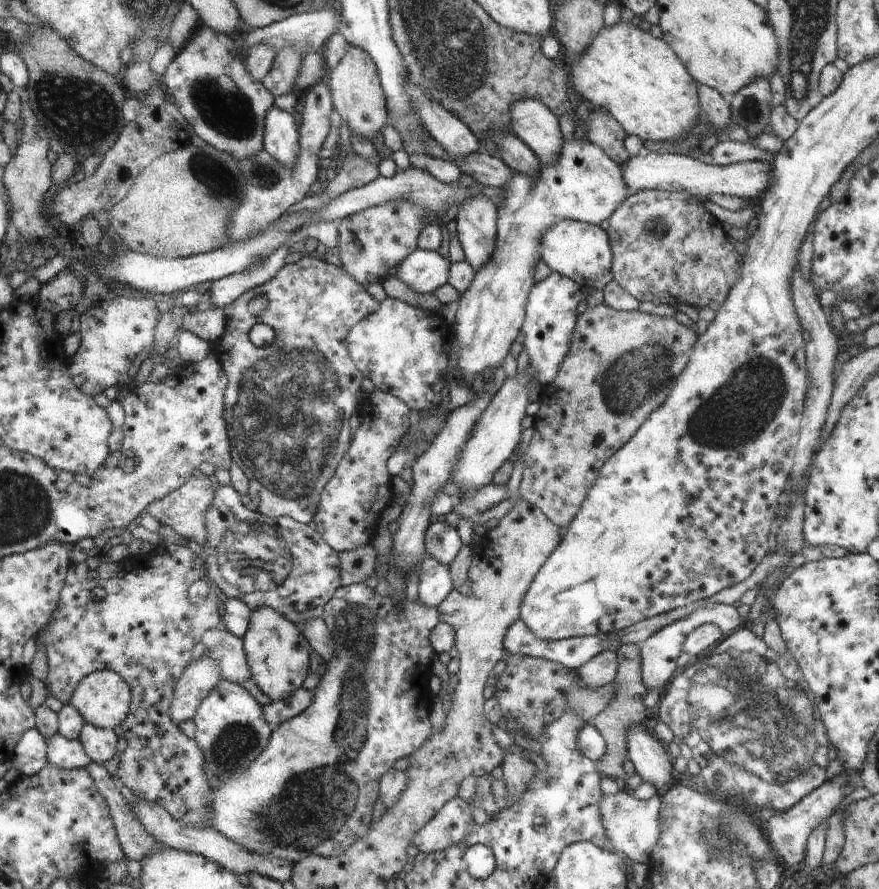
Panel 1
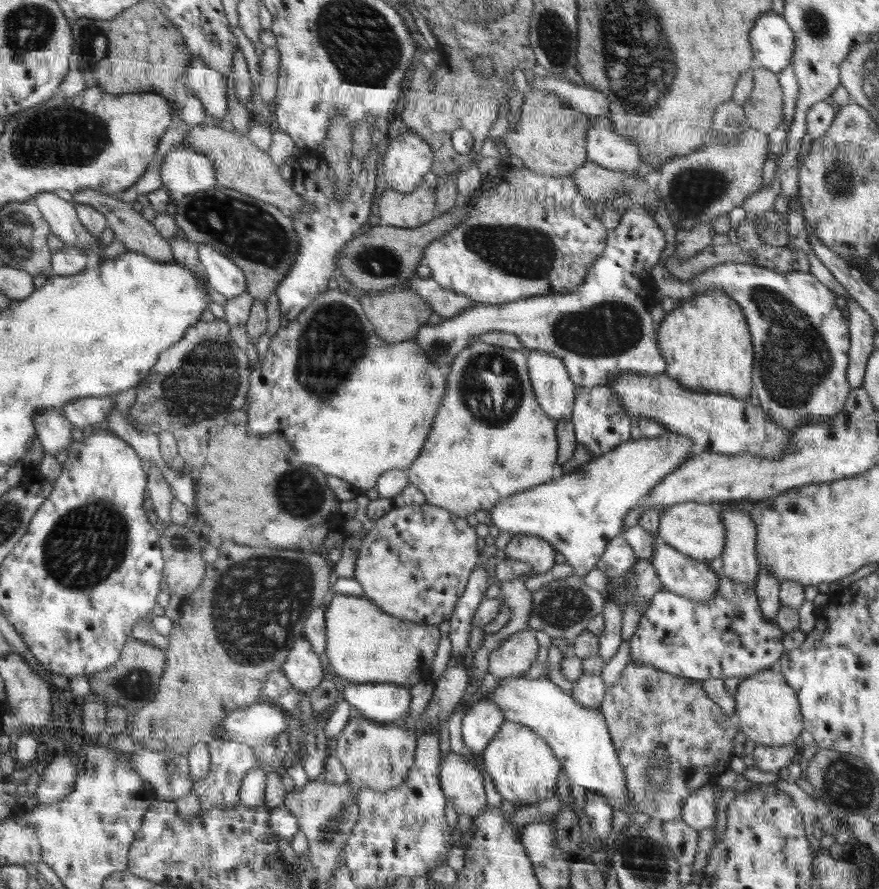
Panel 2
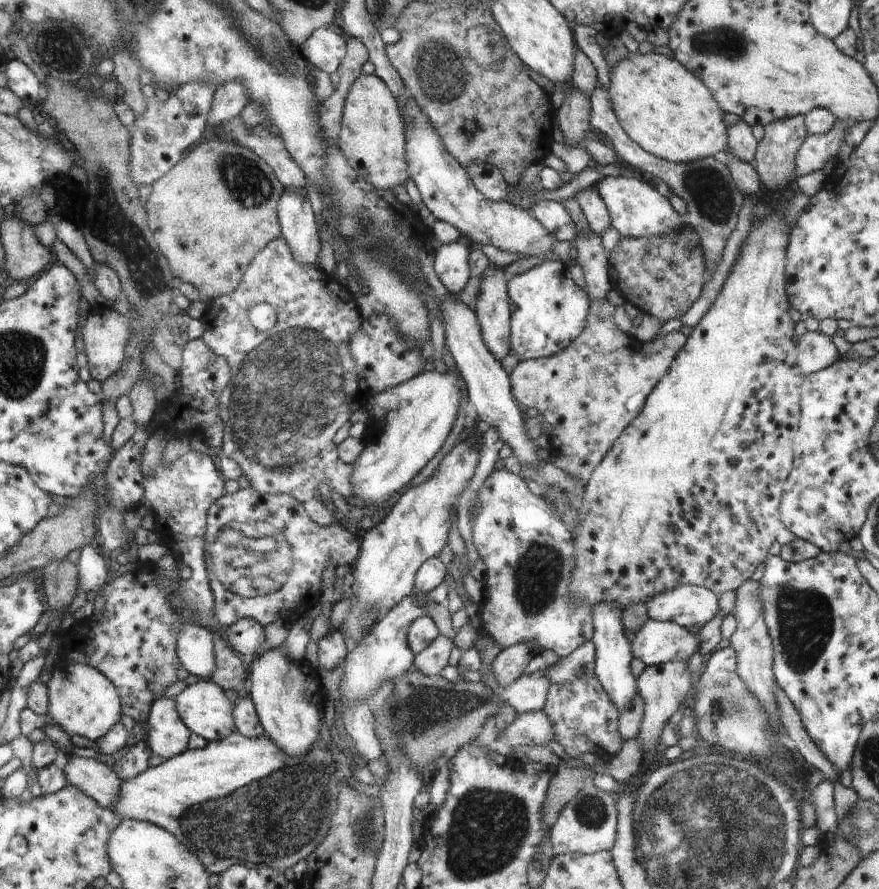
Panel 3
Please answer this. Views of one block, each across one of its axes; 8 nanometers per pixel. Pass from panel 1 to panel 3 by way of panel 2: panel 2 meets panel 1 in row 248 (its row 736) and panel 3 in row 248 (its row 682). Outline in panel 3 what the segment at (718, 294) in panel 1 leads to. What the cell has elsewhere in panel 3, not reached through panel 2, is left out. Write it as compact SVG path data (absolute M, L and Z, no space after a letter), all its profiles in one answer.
M689 227L680 230L680 232L658 237L622 237L607 259L614 288L625 302L629 302L643 313L656 316L663 323L666 323L670 318L681 319L683 314L686 314L702 296L703 286L707 281L703 248L699 242L699 236Z

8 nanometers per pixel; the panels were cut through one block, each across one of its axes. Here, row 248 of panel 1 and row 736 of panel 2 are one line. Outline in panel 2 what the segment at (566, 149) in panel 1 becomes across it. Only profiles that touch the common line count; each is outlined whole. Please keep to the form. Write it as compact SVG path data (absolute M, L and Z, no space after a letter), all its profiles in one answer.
M504 721L494 738L482 752L485 770L489 772L496 790L502 798L510 800L521 808L540 802L554 792L562 774L562 761L547 743L533 729L520 723Z

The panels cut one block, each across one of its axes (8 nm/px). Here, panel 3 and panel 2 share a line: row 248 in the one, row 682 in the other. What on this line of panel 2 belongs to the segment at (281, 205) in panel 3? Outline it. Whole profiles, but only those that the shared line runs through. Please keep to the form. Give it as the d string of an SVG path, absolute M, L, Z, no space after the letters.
M303 635L296 640L281 670L300 691L311 692L323 678L319 655L312 650L309 640Z

